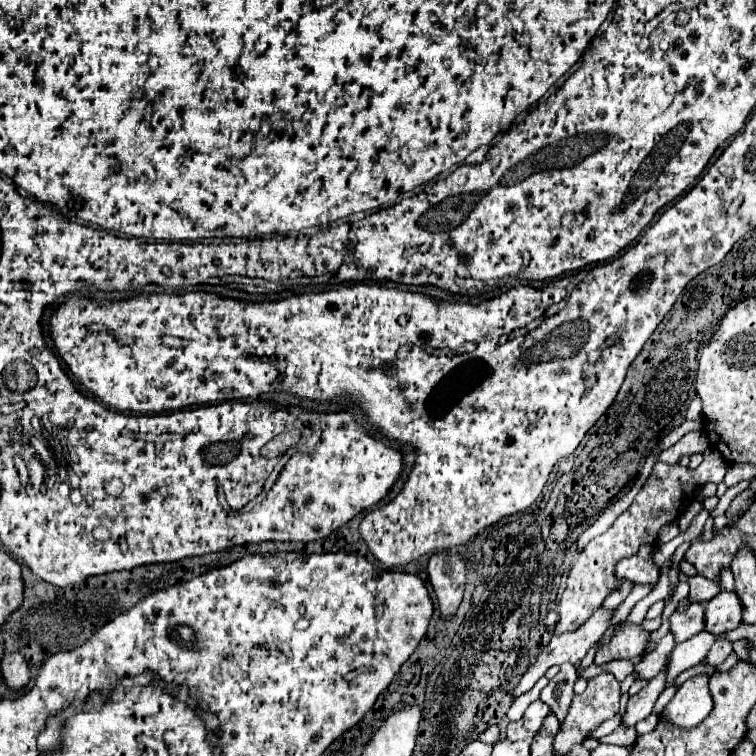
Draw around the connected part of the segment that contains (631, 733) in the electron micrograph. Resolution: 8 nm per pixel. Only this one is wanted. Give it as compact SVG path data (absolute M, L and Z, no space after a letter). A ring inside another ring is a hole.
M620 724L616 732L612 732L612 734L606 736L606 738L602 738L600 742L604 742L604 744L622 744L622 746L632 746L636 738L638 738L638 734L636 734L634 728L624 728L624 726Z

